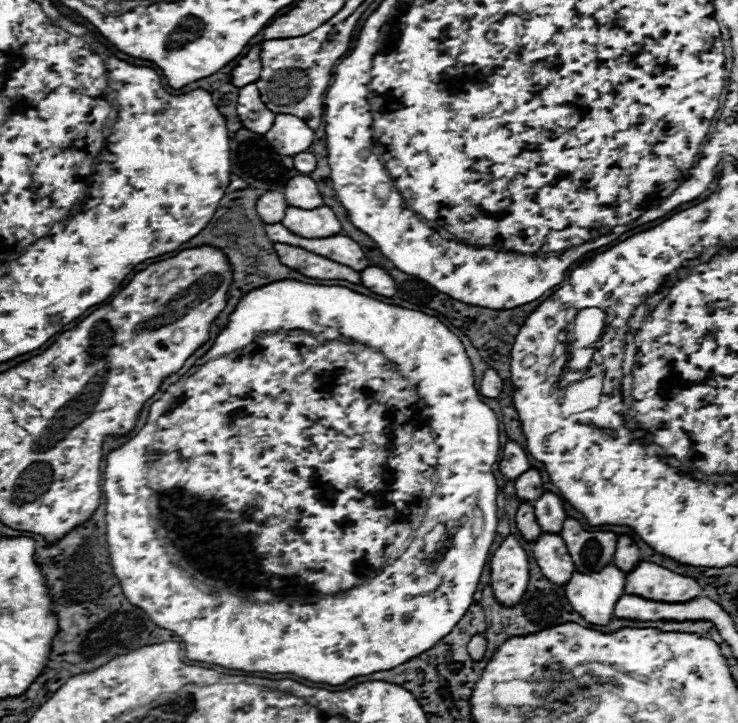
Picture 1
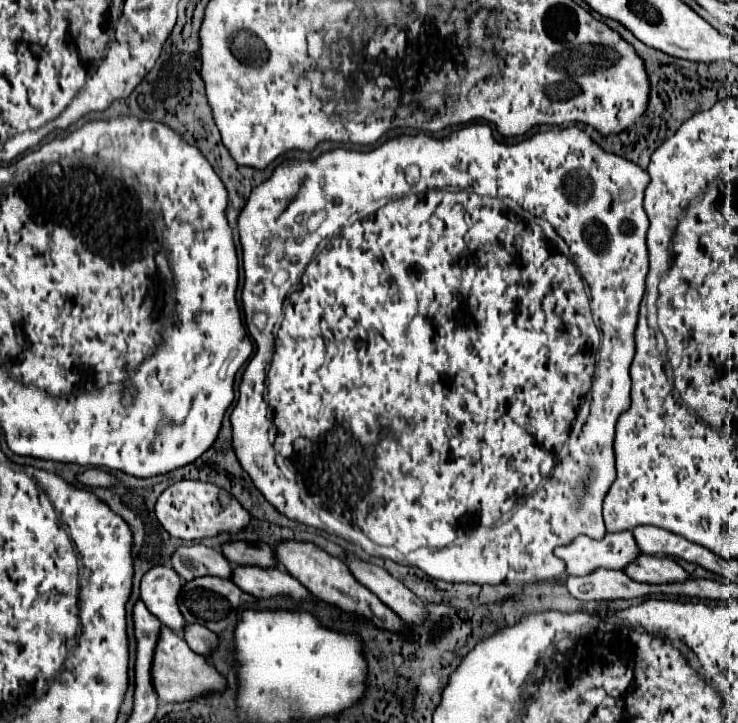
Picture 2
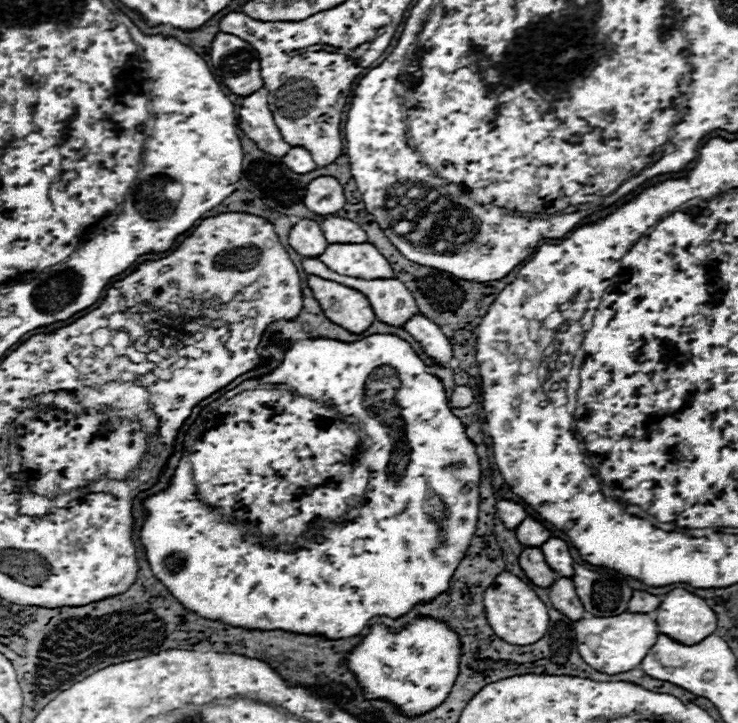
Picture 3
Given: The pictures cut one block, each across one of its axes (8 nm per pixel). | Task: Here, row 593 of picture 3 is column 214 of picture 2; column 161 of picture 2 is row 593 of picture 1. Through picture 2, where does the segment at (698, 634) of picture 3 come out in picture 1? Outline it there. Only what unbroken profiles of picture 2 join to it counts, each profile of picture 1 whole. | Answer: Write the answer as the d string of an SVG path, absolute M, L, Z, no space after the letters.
M640 560L632 572L626 572L624 590L628 594L646 596L650 600L682 602L702 594L702 588L694 578L676 574L654 562Z

